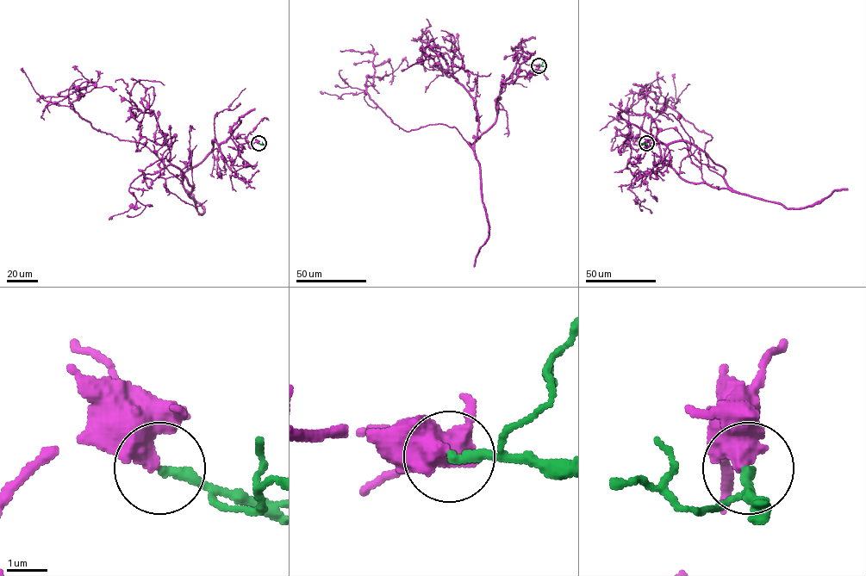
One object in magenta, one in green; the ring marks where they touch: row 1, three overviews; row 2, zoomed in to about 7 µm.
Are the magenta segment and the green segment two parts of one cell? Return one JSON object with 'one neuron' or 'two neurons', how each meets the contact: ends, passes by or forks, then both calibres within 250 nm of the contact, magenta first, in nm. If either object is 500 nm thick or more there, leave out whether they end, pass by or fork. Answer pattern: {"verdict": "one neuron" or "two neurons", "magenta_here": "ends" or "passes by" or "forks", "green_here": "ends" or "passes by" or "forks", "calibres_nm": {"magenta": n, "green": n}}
{"verdict": "two neurons", "magenta_here": "ends", "green_here": "ends", "calibres_nm": {"magenta": 480, "green": 280}}

